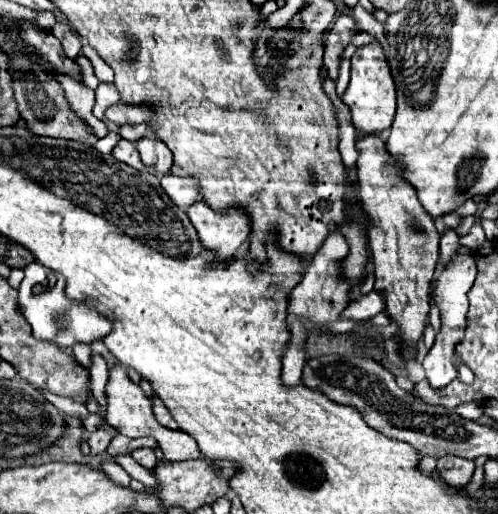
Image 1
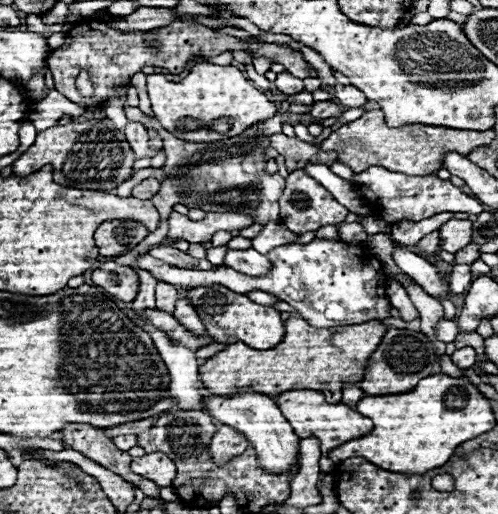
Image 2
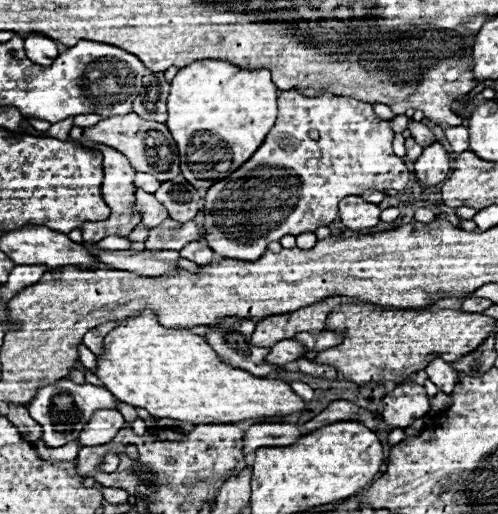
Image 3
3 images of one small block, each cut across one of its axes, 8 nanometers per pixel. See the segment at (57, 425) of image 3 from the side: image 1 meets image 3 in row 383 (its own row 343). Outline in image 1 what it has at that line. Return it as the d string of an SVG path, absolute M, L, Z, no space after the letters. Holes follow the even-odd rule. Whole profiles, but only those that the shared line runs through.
M26 268L26 278L22 280L18 292L18 300L20 300L20 310L24 312L26 320L32 324L32 332L38 340L52 340L54 344L58 344L60 348L70 348L74 342L92 342L92 340L100 340L104 338L112 324L108 324L108 320L104 320L94 308L88 308L88 304L72 304L66 296L64 296L64 276L56 274L56 284L40 294L32 292L32 268Z

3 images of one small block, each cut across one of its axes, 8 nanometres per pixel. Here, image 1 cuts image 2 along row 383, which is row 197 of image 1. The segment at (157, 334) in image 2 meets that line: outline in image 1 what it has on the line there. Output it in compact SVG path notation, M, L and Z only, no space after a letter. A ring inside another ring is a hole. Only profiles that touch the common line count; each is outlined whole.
M168 174L168 176L162 178L162 188L182 208L188 208L188 206L192 206L194 202L200 200L196 180L188 180L188 178Z

